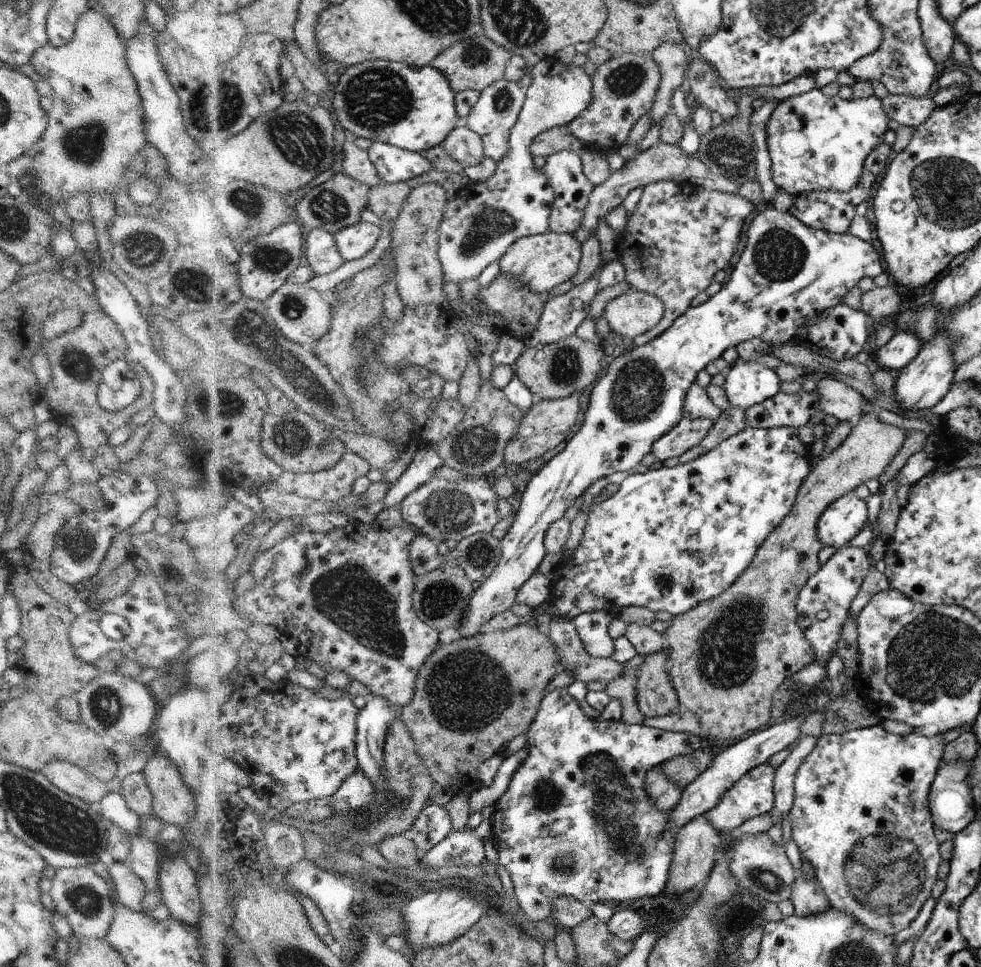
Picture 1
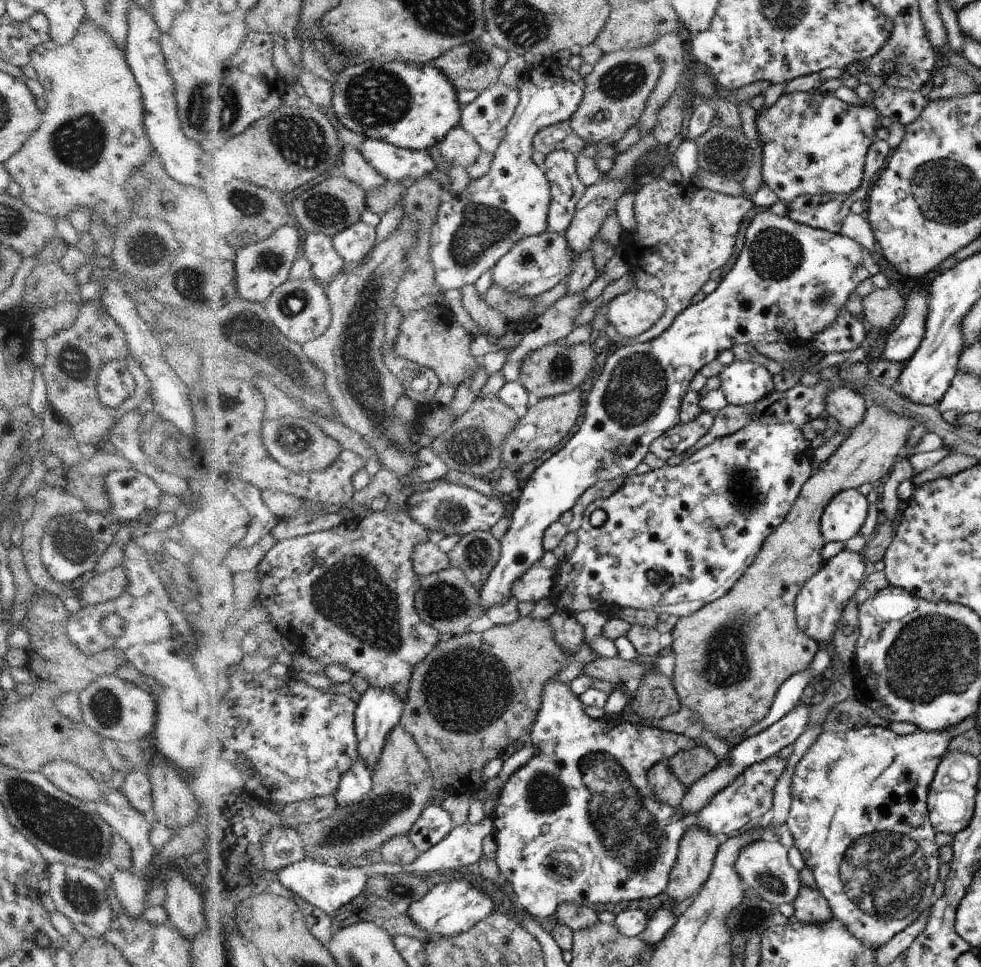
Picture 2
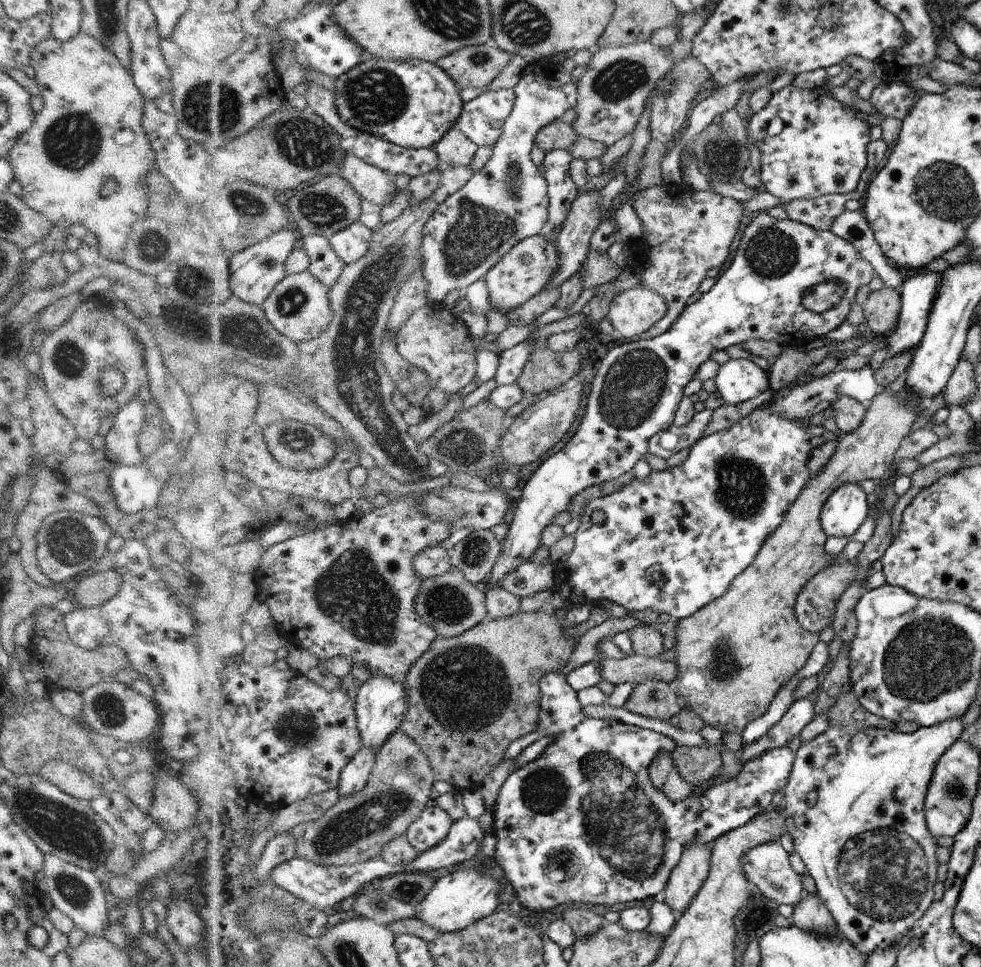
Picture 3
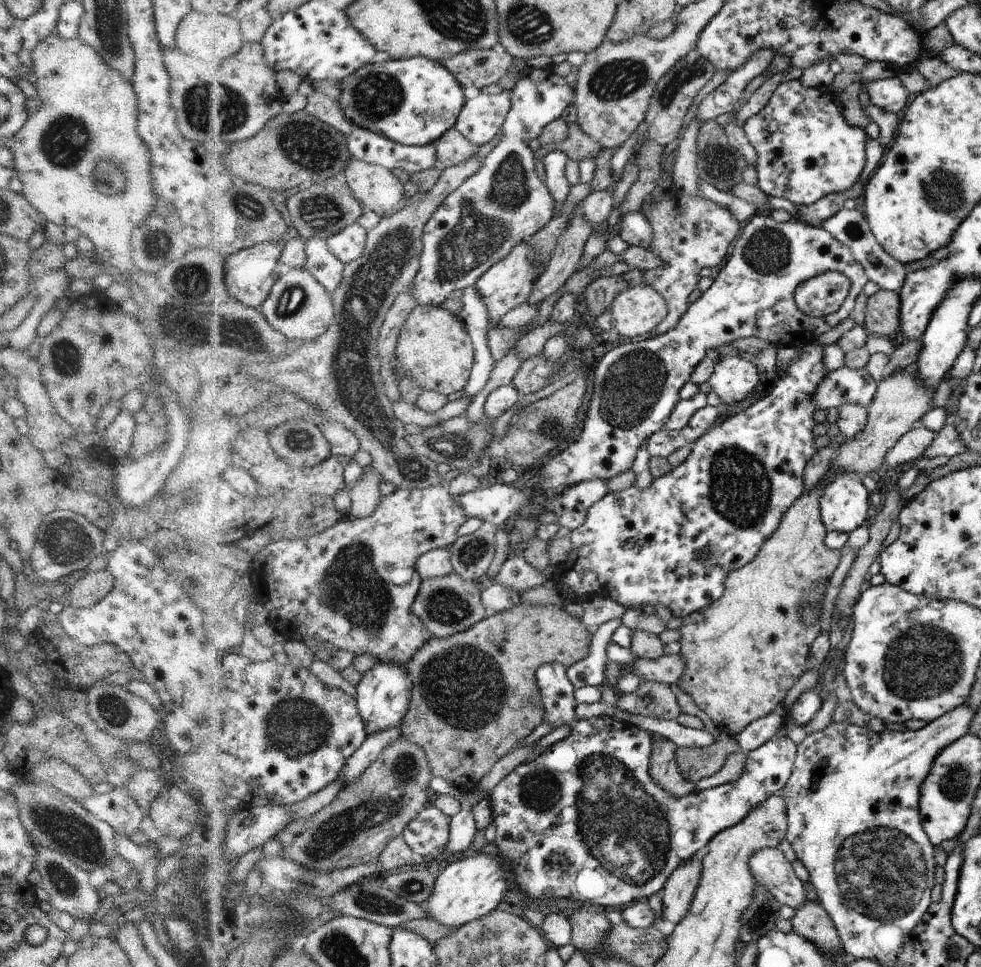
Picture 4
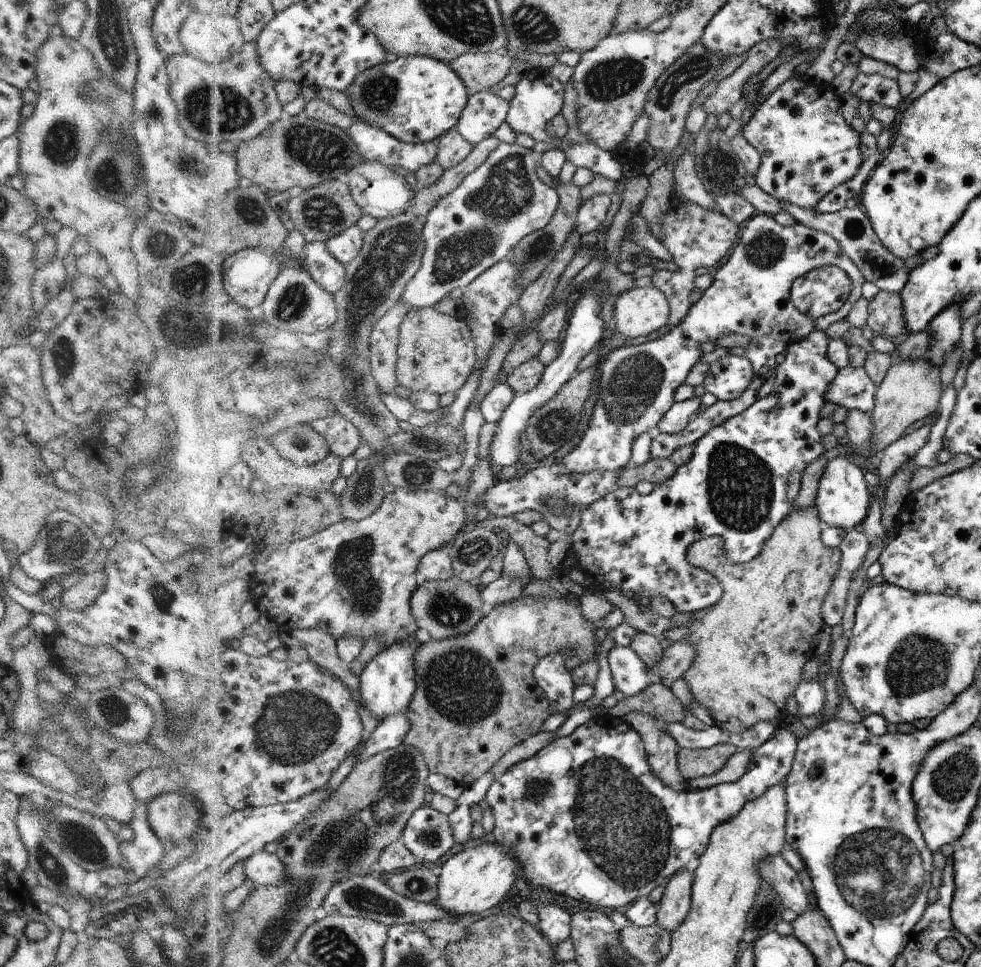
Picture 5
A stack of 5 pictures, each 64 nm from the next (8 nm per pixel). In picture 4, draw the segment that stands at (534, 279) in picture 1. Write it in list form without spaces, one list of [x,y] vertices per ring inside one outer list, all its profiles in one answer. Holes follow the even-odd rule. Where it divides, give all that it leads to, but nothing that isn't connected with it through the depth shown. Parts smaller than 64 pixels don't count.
[[[525,241],[517,245],[508,256],[497,262],[476,282],[476,290],[482,296],[482,304],[488,308],[489,324],[500,320],[506,312],[528,300],[536,278],[540,278],[540,274],[545,272],[546,265],[538,268],[538,252],[534,250],[534,246],[530,246],[530,242]]]

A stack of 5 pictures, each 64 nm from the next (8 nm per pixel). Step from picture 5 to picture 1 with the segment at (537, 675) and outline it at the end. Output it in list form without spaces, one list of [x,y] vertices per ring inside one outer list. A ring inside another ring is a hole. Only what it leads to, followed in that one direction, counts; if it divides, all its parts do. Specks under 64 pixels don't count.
[[[558,688],[544,694],[541,707],[525,735],[527,737],[525,748],[528,751],[528,756],[518,770],[514,772],[508,790],[500,796],[500,799],[494,805],[492,838],[498,851],[497,863],[504,866],[510,873],[516,900],[520,904],[522,913],[527,916],[528,920],[532,922],[545,919],[550,920],[553,910],[553,899],[557,897],[571,897],[586,906],[593,906],[593,904],[603,902],[615,902],[618,904],[626,902],[626,900],[650,898],[658,896],[666,890],[665,887],[669,881],[669,871],[673,865],[674,850],[676,849],[677,830],[667,829],[669,814],[658,811],[657,807],[654,807],[653,801],[645,790],[645,778],[651,769],[679,755],[688,755],[697,749],[705,748],[708,745],[708,741],[701,736],[692,735],[691,733],[662,731],[645,726],[643,723],[630,725],[623,721],[608,721],[601,718],[590,720],[582,712],[578,702],[568,694],[566,688]],[[766,762],[745,773],[735,783],[735,786],[721,796],[719,804],[715,808],[705,812],[711,826],[725,837],[736,833],[744,822],[766,813],[770,814],[773,808],[773,782],[776,770]]]

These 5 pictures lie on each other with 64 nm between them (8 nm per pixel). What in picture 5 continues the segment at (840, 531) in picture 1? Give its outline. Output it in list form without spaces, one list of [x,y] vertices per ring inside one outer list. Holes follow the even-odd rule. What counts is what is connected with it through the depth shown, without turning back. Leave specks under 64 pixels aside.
[[[838,451],[832,453],[826,464],[826,470],[820,478],[814,504],[820,512],[824,525],[830,528],[842,528],[845,531],[856,529],[860,522],[866,520],[866,512],[870,504],[870,494],[862,470],[858,465],[850,462],[849,458],[844,458],[844,454],[838,454]]]

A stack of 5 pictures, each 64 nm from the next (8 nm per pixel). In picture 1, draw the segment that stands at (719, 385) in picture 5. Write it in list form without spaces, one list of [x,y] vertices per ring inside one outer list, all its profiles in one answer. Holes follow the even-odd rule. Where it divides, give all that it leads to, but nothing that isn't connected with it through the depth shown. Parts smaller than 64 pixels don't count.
[[[738,359],[728,367],[724,377],[723,390],[728,401],[744,410],[758,405],[780,392],[781,380],[774,370],[755,361],[745,362]]]

